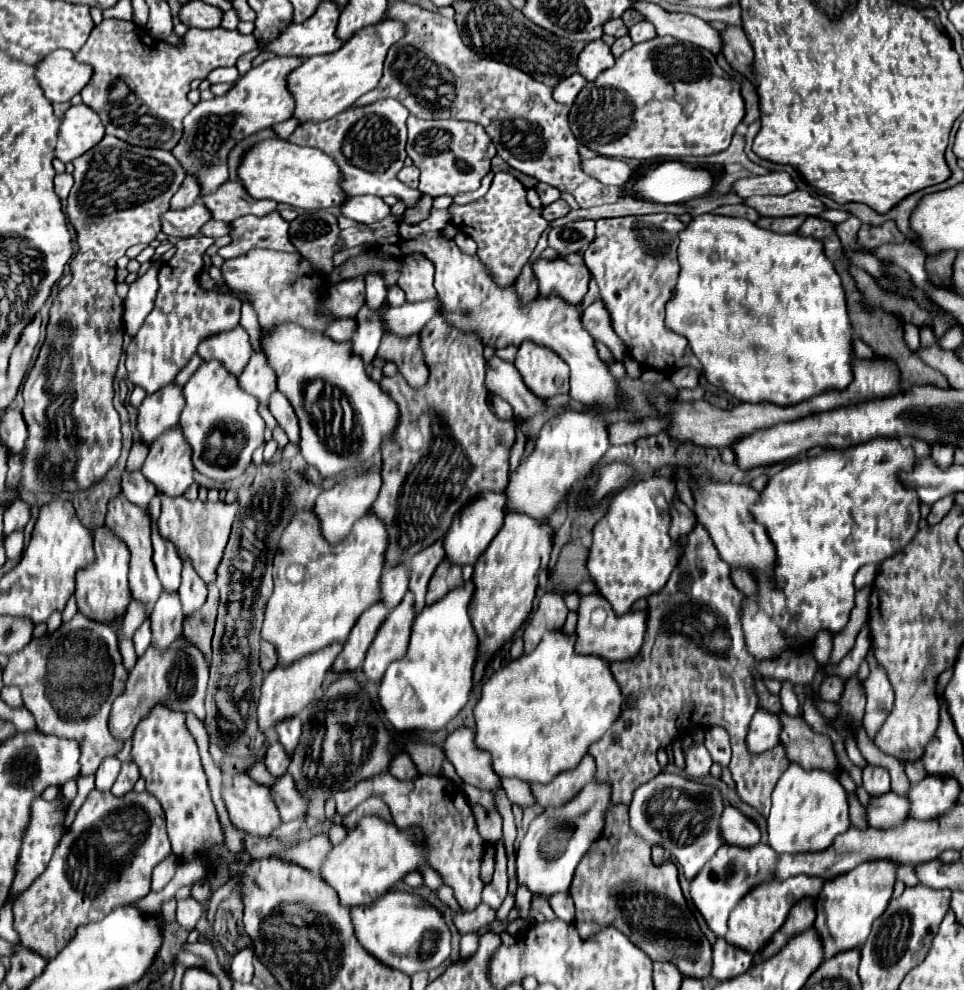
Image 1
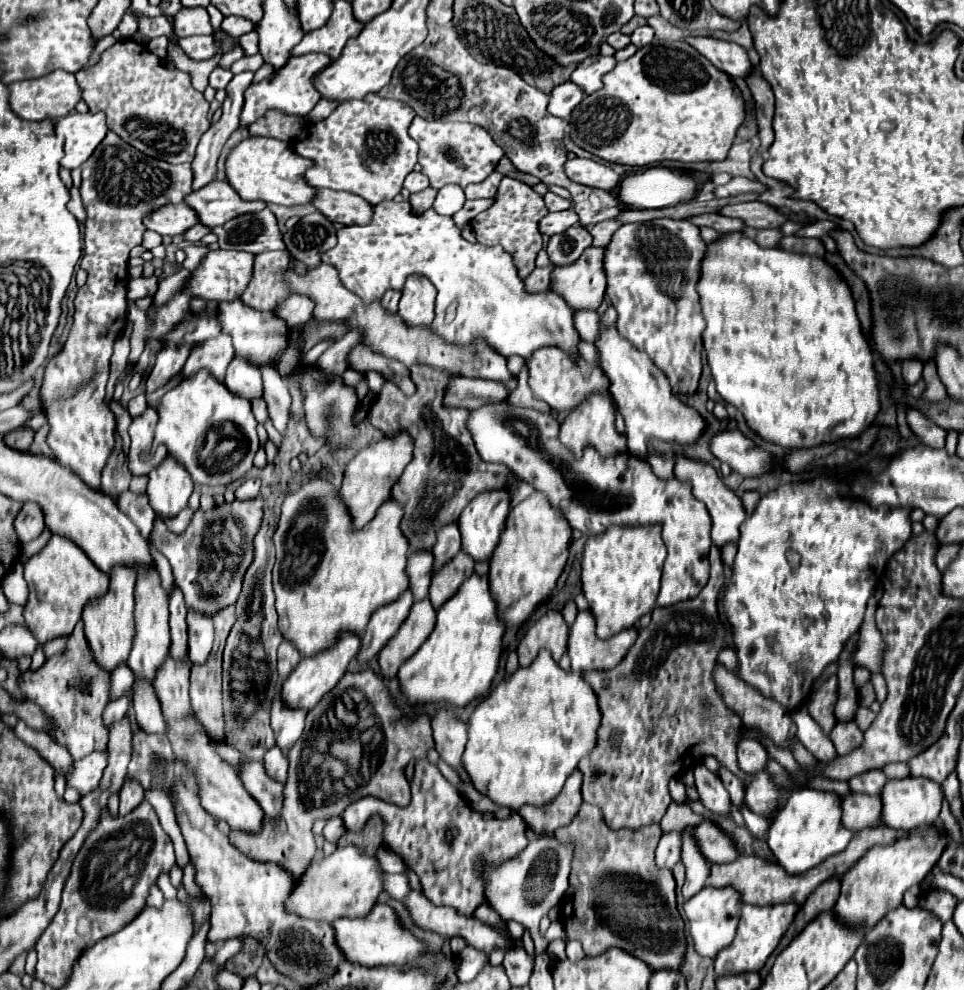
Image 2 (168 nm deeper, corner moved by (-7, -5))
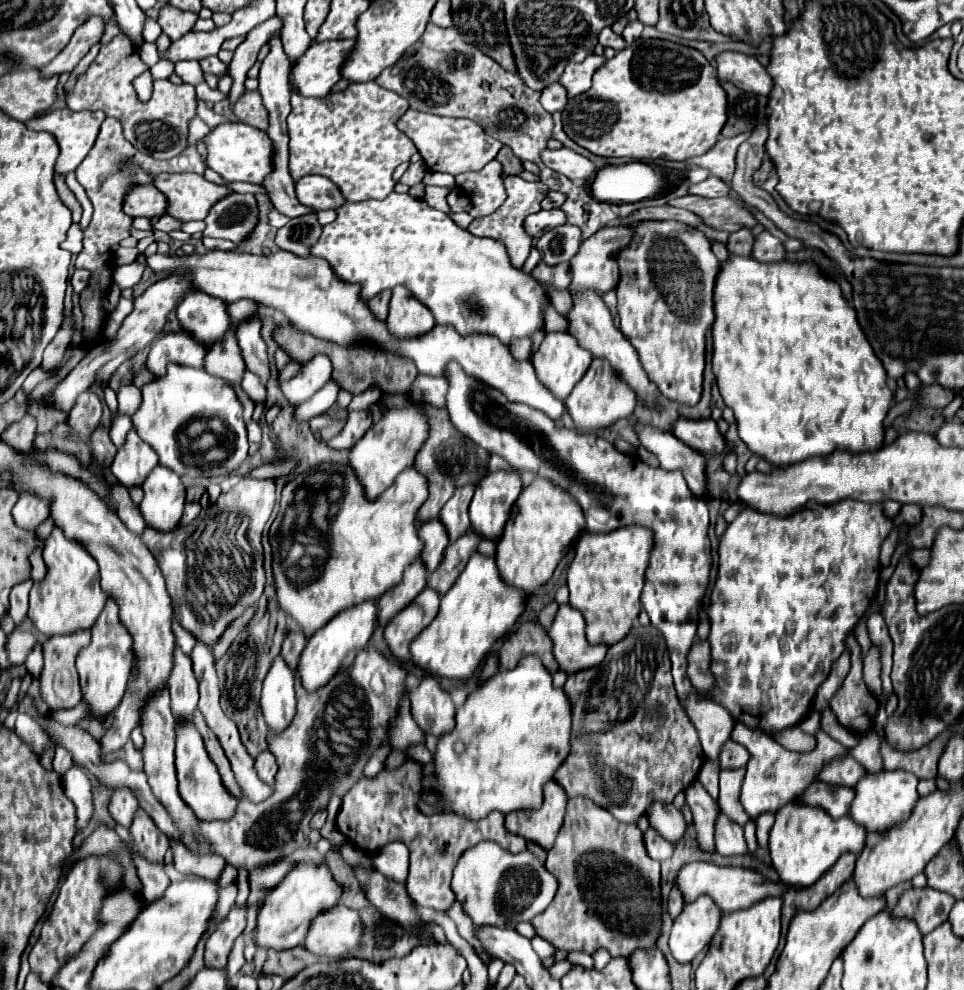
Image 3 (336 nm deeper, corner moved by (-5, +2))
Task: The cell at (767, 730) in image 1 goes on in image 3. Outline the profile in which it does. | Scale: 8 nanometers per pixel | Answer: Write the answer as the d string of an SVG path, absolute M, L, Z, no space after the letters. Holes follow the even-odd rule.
M728 739L720 749L720 767L736 769L736 767L744 767L746 763L748 763L748 751L742 745Z

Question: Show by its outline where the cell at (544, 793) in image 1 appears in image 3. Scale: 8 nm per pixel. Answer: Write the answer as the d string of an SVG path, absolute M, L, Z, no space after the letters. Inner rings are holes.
M548 781L544 785L542 807L532 813L508 813L508 817L504 817L504 827L508 833L520 835L542 849L552 849L564 819L564 805L566 793L556 785L556 781Z

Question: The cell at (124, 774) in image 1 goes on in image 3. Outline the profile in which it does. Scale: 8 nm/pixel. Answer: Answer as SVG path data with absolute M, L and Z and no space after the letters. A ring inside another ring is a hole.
M118 789L112 793L110 803L108 803L108 813L112 815L112 819L118 825L128 829L132 825L136 809L138 809L136 797L132 797L132 793L128 793L128 789Z

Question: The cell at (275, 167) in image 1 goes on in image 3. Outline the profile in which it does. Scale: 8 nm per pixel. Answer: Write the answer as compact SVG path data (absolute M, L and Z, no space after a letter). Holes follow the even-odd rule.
M222 123L214 127L204 139L206 145L206 165L224 177L224 181L246 181L260 185L264 177L272 171L272 141L270 137L260 131L252 129L246 123Z

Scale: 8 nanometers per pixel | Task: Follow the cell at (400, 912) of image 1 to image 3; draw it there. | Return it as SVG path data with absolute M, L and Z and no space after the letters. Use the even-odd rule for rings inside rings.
M334 905L310 921L304 949L320 957L340 959L360 943L360 937L362 923L358 913L344 905Z

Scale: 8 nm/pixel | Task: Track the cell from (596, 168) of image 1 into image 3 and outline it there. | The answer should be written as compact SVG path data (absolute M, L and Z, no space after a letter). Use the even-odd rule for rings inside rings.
M568 147L544 149L544 151L540 153L540 157L542 157L542 163L544 163L546 167L550 167L552 171L556 171L556 173L560 173L560 175L566 175L566 177L572 179L572 181L574 181L574 179L586 181L586 179L590 179L590 177L596 173L596 165L594 165L590 159L574 153L574 151L568 149Z

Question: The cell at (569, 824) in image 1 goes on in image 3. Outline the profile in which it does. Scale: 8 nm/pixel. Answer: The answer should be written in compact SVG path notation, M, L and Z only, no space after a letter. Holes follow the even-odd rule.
M482 841L466 849L452 877L452 891L456 901L462 903L464 913L476 927L514 927L520 921L530 921L550 905L556 889L556 877L548 873L548 869L530 851L512 855L500 849L500 845L492 845L490 841Z

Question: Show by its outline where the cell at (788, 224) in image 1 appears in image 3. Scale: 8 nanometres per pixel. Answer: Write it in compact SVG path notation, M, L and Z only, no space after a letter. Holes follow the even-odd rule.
M740 229L740 231L736 231L736 233L730 235L730 239L728 239L728 251L734 253L734 255L748 257L752 253L752 243L754 243L752 231L750 229Z

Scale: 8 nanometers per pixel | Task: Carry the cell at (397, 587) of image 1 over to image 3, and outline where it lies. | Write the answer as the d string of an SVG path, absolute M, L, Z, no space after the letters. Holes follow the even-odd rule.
M438 517L422 523L420 525L420 539L424 541L422 561L424 561L424 565L428 565L428 573L432 573L440 565L444 551L450 543L444 523Z

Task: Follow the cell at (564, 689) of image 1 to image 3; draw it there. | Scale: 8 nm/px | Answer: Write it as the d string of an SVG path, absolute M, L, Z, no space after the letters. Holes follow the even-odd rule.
M524 657L516 669L508 669L508 671L498 671L494 677L490 677L482 687L478 687L476 691L472 691L466 699L466 703L456 711L456 727L442 735L438 739L438 745L436 745L436 753L432 757L434 761L434 777L436 777L436 783L430 787L430 791L438 793L438 805L448 811L448 813L454 813L454 815L460 815L460 817L466 817L470 821L478 821L478 819L484 819L488 813L492 811L500 811L504 815L508 815L510 811L532 811L532 809L540 809L540 801L542 801L542 787L552 779L552 773L562 765L564 757L568 755L570 751L570 721L572 721L572 713L570 713L570 701L566 697L566 693L562 689L554 689L552 687L552 675L548 671L544 671L544 665L540 665L540 659L538 657ZM456 741L462 741L464 743L464 751L462 753L456 753L454 751L454 743Z

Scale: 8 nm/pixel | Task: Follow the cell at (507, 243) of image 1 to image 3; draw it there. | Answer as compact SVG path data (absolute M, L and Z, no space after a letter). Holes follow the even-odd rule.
M508 175L504 179L504 187L506 187L506 193L508 193L508 199L504 201L504 205L500 209L496 209L496 213L492 213L488 217L474 219L468 229L476 237L490 237L490 239L502 241L504 247L506 247L506 251L508 251L508 257L510 257L512 267L518 267L520 269L522 263L526 261L526 257L530 255L530 249L532 249L532 239L524 231L524 219L530 213L538 213L540 211L540 201L546 197L548 187L544 183L540 183L540 181L528 183L528 181L524 181L524 179L516 177L516 175Z

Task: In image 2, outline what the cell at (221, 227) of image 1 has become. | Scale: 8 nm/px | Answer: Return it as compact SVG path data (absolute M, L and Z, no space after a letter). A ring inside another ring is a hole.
M196 224L194 228L190 228L190 232L186 232L186 236L184 236L184 240L188 240L188 242L200 242L206 234L210 234L212 230L210 228L206 228L204 224Z

